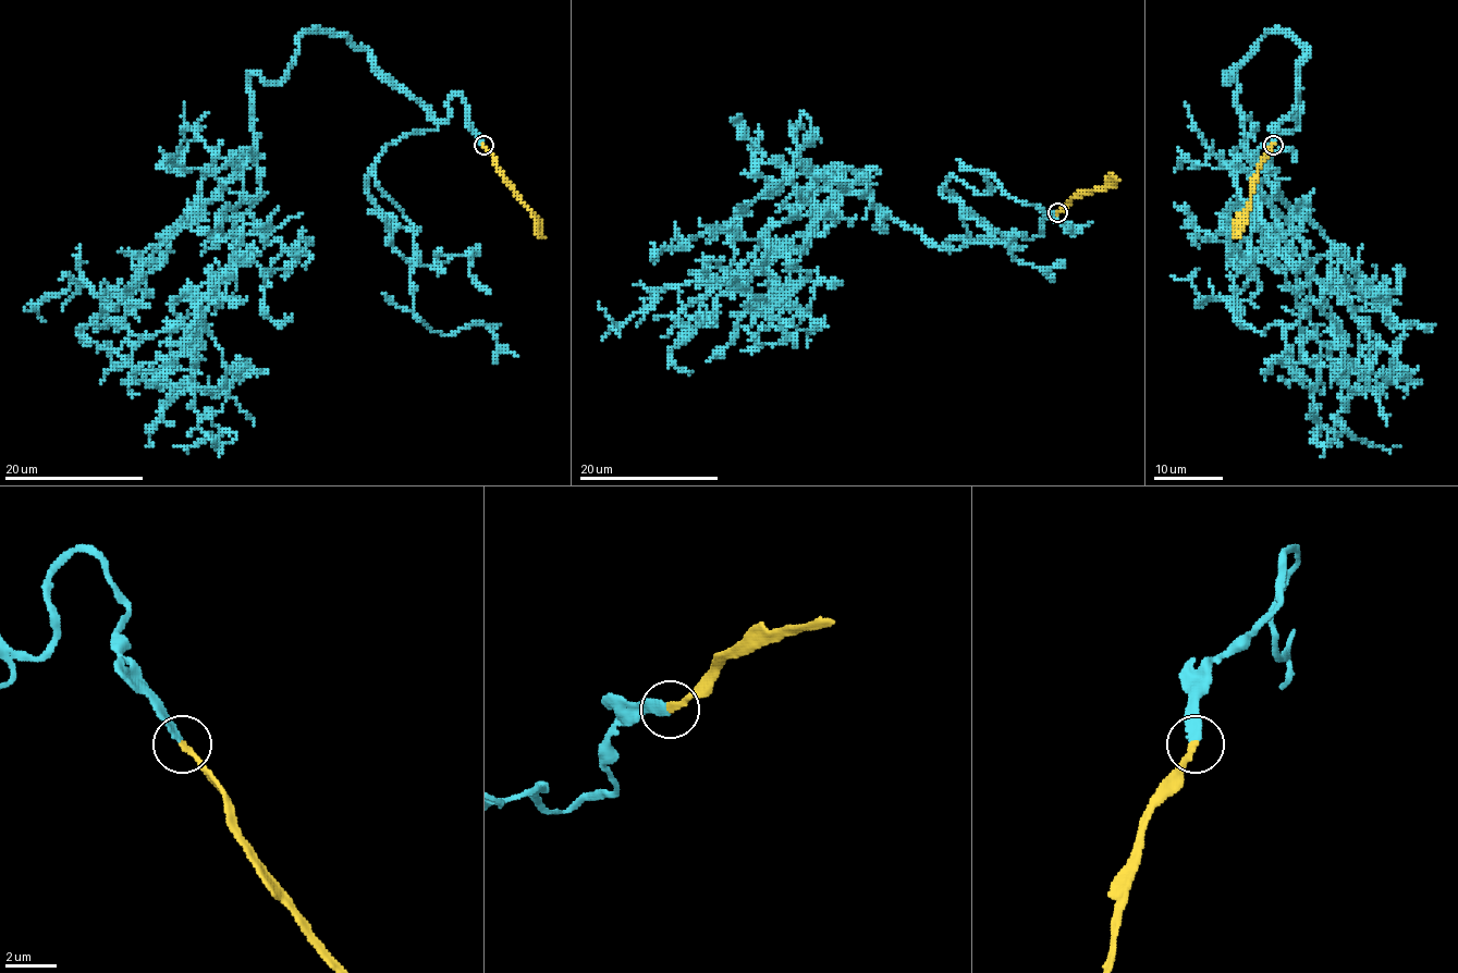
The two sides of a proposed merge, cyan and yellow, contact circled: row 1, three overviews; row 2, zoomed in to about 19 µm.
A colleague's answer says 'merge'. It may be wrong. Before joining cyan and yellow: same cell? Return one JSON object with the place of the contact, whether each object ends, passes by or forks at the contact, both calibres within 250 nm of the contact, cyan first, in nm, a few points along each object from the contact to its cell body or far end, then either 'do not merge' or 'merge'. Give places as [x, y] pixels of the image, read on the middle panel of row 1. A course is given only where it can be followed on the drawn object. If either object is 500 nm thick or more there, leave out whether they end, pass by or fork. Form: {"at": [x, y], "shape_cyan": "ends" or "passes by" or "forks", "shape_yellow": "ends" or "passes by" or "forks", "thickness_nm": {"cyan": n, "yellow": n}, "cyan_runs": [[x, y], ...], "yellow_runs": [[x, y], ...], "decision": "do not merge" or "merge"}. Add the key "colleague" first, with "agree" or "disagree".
{"colleague": "agree", "at": [1057, 212], "shape_cyan": "ends", "shape_yellow": "ends", "thickness_nm": {"cyan": 240, "yellow": 200}, "cyan_runs": [[1056, 212], [1042, 235], [942, 248], [826, 169], [808, 244], [745, 276], [768, 253], [809, 276], [748, 341]], "yellow_runs": [[1058, 212], [1074, 197], [1098, 192], [1118, 181]], "decision": "merge"}

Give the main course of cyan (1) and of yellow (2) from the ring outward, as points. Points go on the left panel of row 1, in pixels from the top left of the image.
1: (481, 145), (340, 35), (253, 72), (259, 197), (171, 330), (235, 433), (174, 446)
2: (484, 145), (499, 174), (537, 219), (544, 236)

